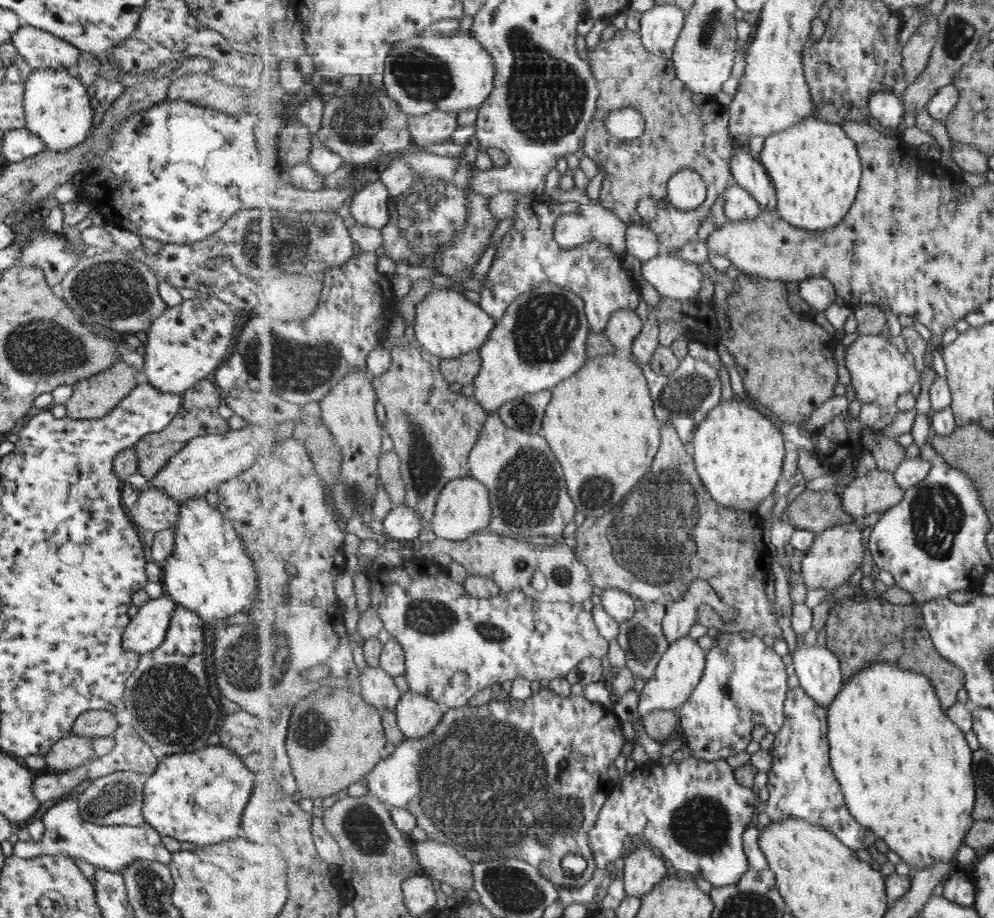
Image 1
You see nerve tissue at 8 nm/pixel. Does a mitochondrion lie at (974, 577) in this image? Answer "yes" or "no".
no

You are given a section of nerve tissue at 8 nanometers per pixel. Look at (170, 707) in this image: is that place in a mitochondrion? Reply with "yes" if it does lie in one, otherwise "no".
yes

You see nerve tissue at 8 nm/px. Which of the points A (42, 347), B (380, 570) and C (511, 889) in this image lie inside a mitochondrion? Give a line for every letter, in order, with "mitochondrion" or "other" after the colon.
A: mitochondrion
B: other
C: mitochondrion

